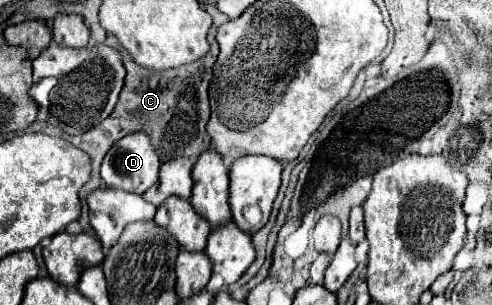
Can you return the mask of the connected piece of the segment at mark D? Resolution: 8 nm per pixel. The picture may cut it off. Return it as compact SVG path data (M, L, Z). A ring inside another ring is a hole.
M137 131L137 133L125 135L107 151L107 155L101 163L101 177L103 177L107 187L119 187L123 191L133 191L133 193L141 195L157 181L159 167L161 167L159 155L155 153L147 133Z

